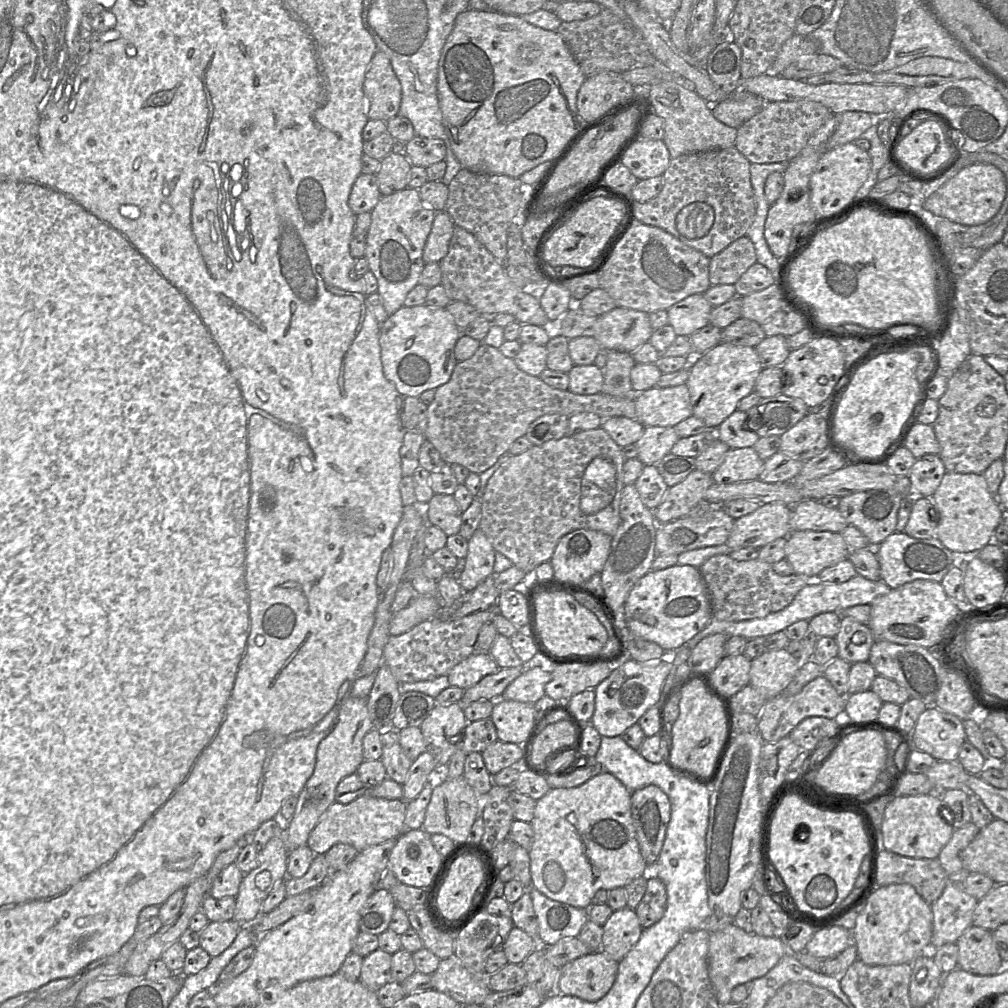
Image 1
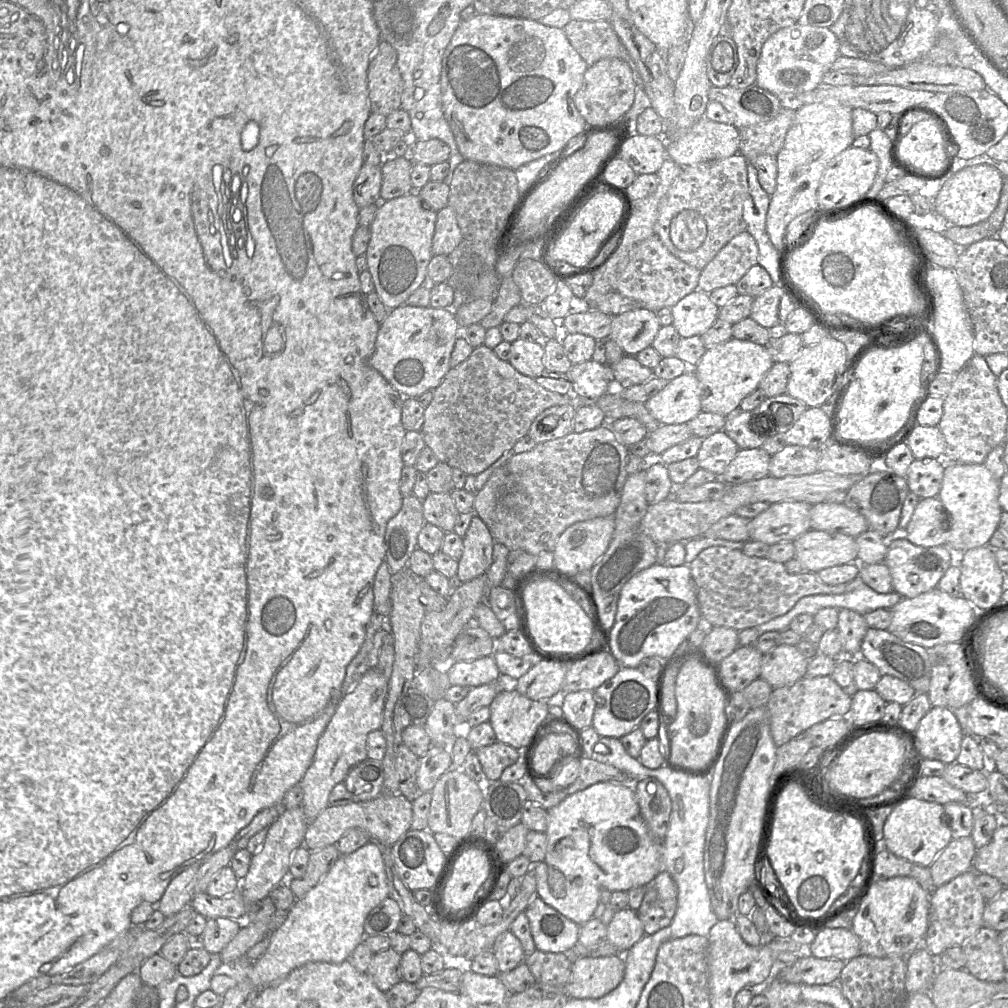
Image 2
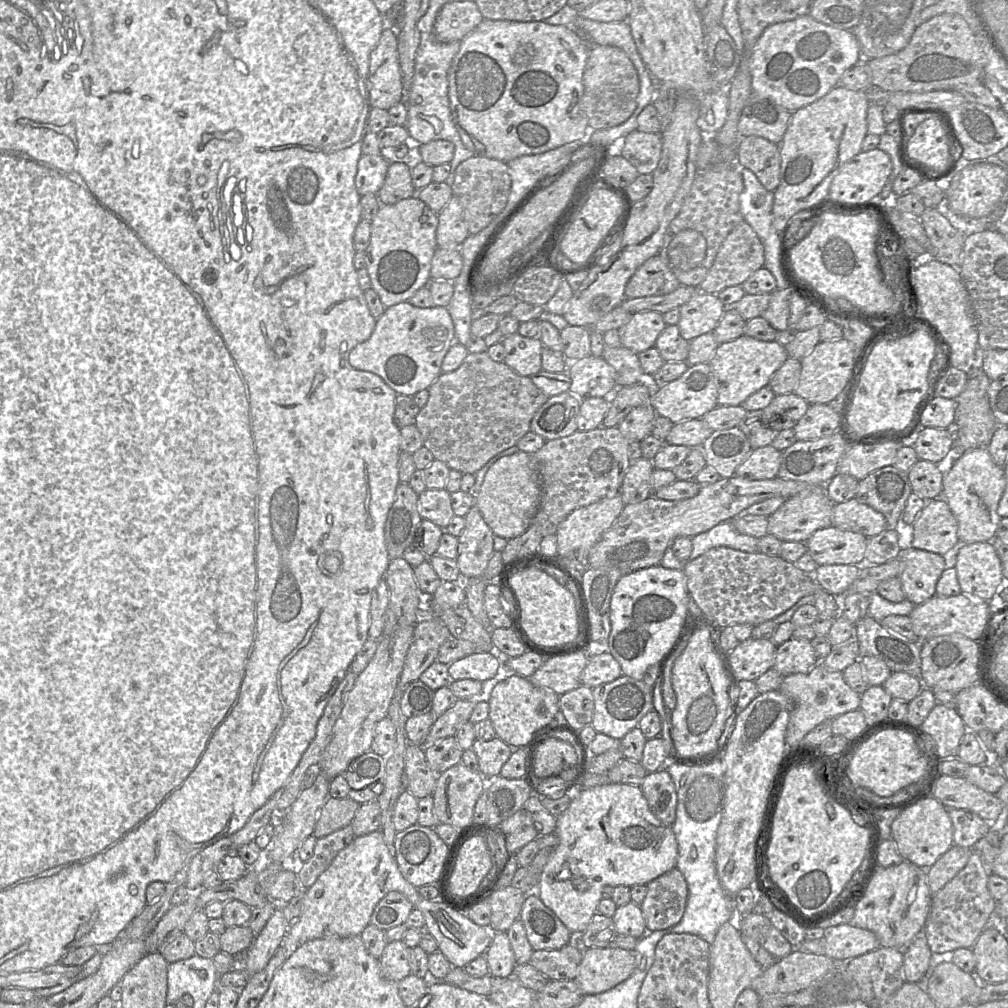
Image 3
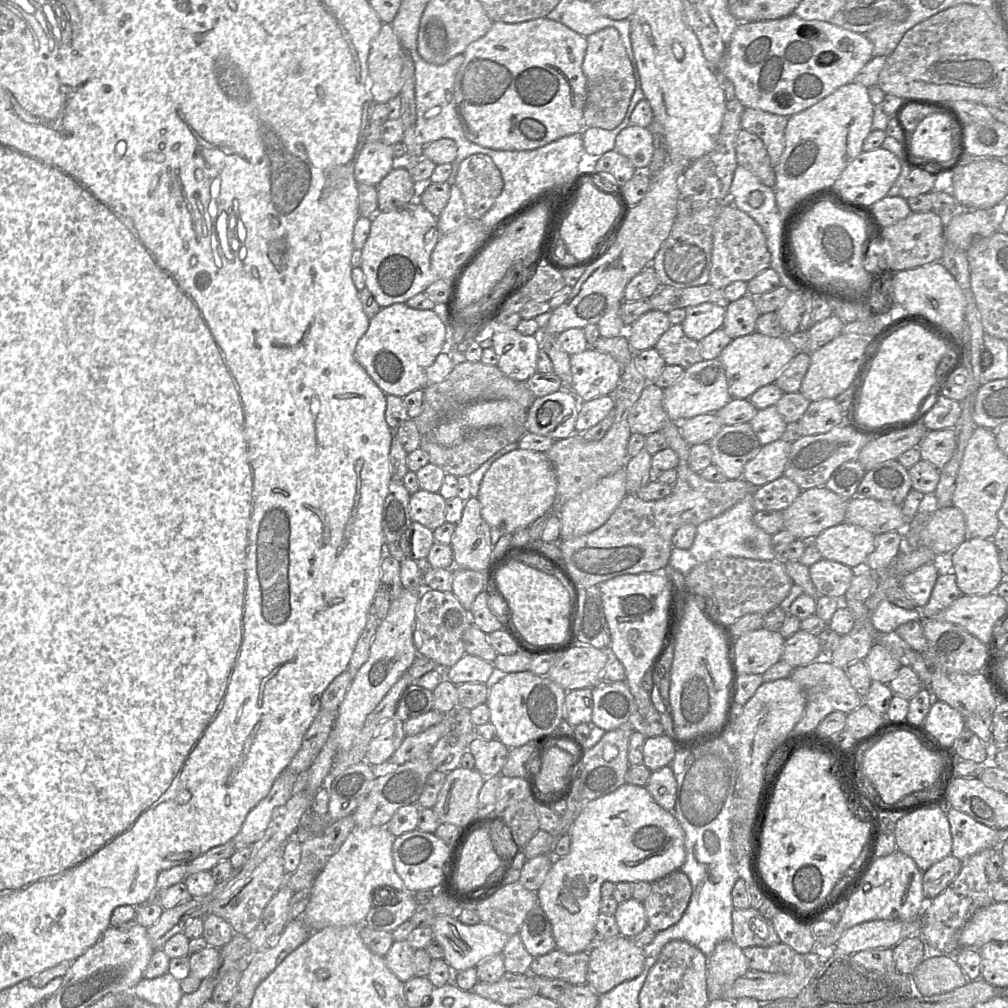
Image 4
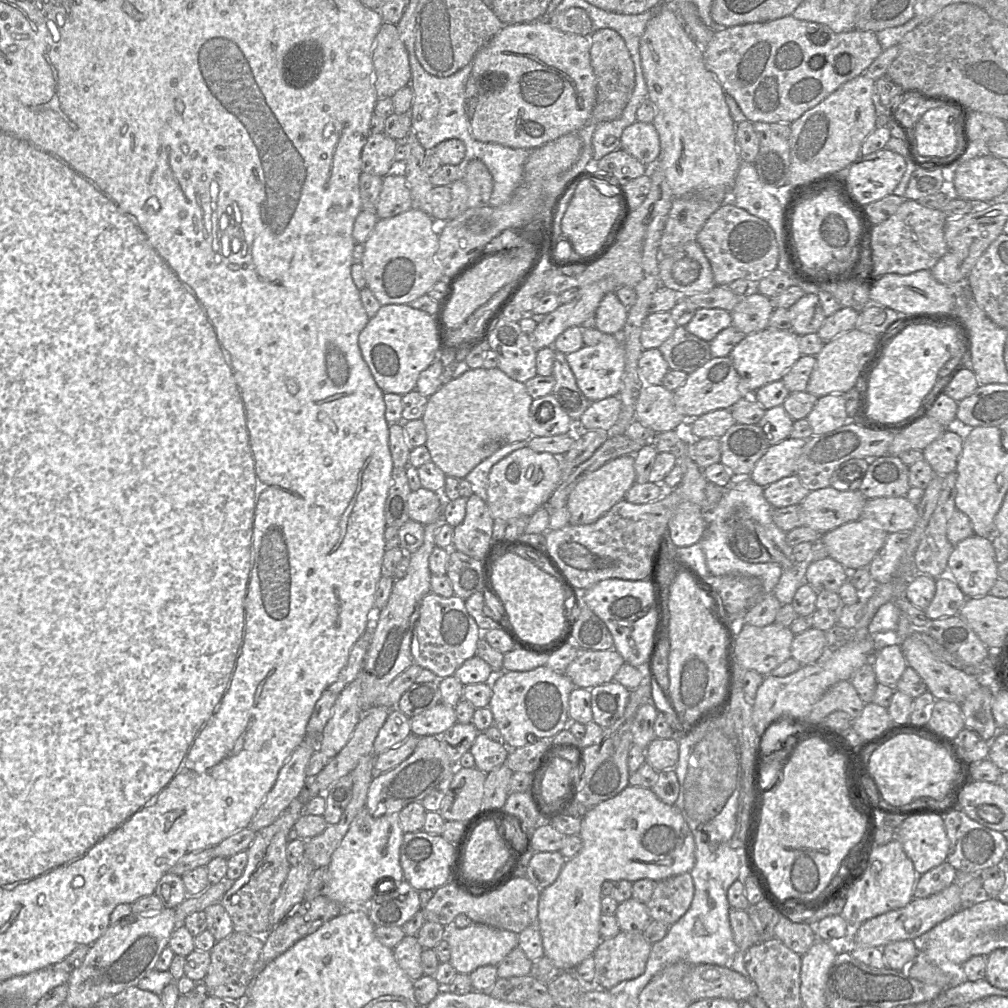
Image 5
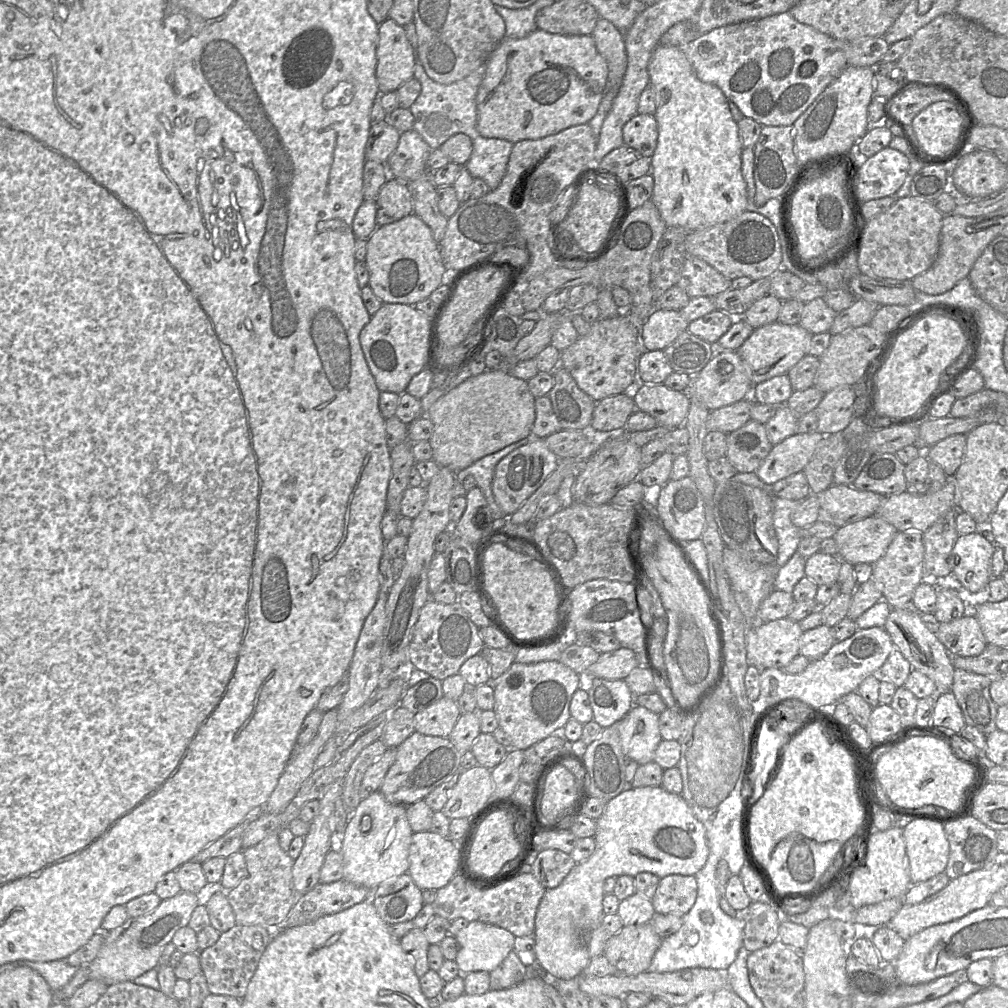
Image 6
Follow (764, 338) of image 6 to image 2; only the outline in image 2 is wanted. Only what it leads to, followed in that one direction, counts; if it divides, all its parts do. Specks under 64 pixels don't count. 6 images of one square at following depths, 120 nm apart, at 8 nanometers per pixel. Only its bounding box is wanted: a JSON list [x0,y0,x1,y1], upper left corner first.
[693,338,774,416]

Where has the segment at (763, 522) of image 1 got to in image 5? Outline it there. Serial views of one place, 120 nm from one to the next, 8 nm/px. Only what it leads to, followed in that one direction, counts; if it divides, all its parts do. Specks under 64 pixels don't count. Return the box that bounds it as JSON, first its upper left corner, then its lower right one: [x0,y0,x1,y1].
[800,486,866,535]

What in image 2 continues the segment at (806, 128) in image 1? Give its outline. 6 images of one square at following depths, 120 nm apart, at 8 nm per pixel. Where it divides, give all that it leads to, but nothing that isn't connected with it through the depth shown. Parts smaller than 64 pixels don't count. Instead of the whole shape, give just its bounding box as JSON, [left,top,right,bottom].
[739,107,796,161]

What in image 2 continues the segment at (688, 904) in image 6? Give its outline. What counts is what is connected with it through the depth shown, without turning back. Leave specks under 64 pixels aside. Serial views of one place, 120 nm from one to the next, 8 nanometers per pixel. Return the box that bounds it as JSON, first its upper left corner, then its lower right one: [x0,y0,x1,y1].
[637,870,676,934]

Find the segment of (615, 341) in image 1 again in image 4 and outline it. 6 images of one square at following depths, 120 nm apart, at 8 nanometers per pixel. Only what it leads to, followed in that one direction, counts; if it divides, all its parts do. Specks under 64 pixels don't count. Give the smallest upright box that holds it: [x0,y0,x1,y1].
[626,310,670,352]

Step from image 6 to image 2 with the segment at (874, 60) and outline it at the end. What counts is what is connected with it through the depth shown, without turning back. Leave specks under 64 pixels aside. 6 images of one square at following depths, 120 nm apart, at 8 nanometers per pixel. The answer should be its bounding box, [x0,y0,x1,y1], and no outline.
[755,25,840,94]

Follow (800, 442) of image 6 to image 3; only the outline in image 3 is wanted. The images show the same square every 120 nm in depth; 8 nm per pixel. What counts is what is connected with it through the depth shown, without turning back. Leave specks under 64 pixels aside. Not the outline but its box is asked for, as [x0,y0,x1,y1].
[735,445,782,480]

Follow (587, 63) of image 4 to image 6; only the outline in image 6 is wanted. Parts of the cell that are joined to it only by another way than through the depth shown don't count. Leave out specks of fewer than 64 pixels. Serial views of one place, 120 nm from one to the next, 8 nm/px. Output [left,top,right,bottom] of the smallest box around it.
[591,18,627,90]

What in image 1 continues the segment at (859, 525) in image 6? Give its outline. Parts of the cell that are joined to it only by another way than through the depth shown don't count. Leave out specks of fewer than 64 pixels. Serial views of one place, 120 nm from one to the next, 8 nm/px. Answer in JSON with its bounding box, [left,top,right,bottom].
[785,531,850,578]

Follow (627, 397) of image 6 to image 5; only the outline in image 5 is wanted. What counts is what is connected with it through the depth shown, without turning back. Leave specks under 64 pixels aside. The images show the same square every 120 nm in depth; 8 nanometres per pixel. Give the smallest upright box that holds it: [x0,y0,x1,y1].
[575,396,621,431]

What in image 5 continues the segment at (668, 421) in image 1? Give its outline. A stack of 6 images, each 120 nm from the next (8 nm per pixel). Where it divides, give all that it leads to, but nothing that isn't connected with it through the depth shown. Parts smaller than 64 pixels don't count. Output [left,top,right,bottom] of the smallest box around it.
[673,356,744,421]

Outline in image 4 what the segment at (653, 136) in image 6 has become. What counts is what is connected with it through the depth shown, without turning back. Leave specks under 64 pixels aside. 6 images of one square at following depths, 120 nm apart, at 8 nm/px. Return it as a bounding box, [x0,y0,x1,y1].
[614,125,653,171]

